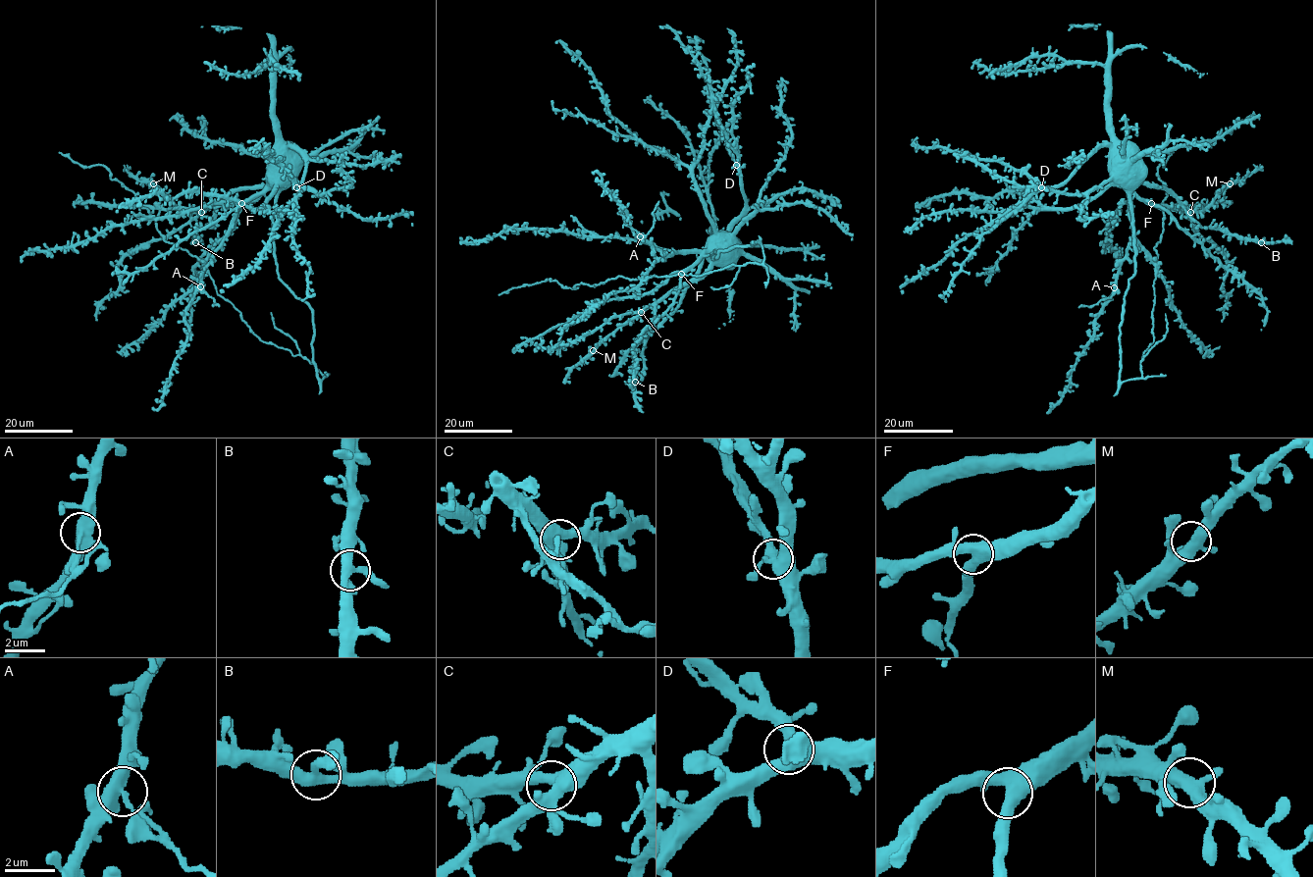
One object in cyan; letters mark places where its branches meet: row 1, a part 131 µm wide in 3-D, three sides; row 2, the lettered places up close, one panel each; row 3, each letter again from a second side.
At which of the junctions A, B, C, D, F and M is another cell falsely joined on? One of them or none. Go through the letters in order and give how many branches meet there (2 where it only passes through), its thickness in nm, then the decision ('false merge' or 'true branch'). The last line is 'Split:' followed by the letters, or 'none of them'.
A: 3 | 400 nm | false merge
B: 3 | 360 nm | true branch
C: 3 | 400 nm | true branch
D: 3 | 420 nm | true branch
F: 3 | 480 nm | true branch
M: 3 | 400 nm | true branch
Split: A

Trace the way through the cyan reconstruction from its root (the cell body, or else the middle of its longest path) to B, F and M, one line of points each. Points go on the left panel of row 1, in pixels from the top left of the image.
B: (272, 177), (266, 185), (231, 190), (216, 206), (214, 223), (195, 232), (195, 242)
F: (272, 177), (271, 181), (254, 199), (241, 203)
M: (272, 177), (266, 185), (240, 187), (210, 206), (195, 211), (180, 209), (153, 183)

